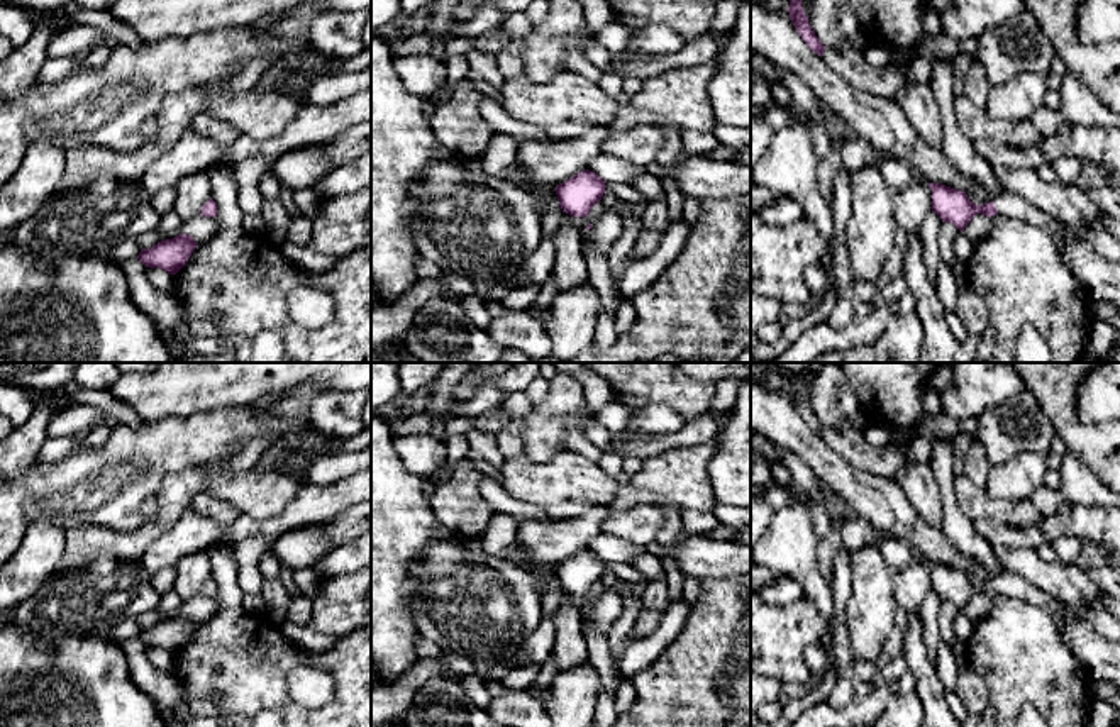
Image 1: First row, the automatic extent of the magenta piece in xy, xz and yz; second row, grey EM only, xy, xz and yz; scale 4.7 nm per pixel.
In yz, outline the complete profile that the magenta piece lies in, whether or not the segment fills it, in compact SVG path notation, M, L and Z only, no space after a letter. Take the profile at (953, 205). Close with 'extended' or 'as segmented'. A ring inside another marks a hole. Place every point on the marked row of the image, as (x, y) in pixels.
M929 183L932 190L932 212L935 212L942 222L954 224L961 232L976 214L993 217L996 214L1003 217L1032 222L1051 236L1054 242L1079 237L1090 241L1100 256L1110 261L1120 261L1120 239L1108 234L1103 229L1083 229L1067 225L1052 215L1042 212L1035 205L1025 202L1018 195L1001 191L1001 195L990 203L976 205L961 190L940 183Z | extended

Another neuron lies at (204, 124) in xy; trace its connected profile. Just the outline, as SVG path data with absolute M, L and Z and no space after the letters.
M207 112L198 114L191 120L190 129L193 129L200 136L213 139L222 147L222 151L230 149L241 136L236 127L232 127L225 120L212 117Z

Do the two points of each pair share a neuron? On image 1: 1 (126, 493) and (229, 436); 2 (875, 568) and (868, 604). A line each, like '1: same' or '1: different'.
1: same
2: same

